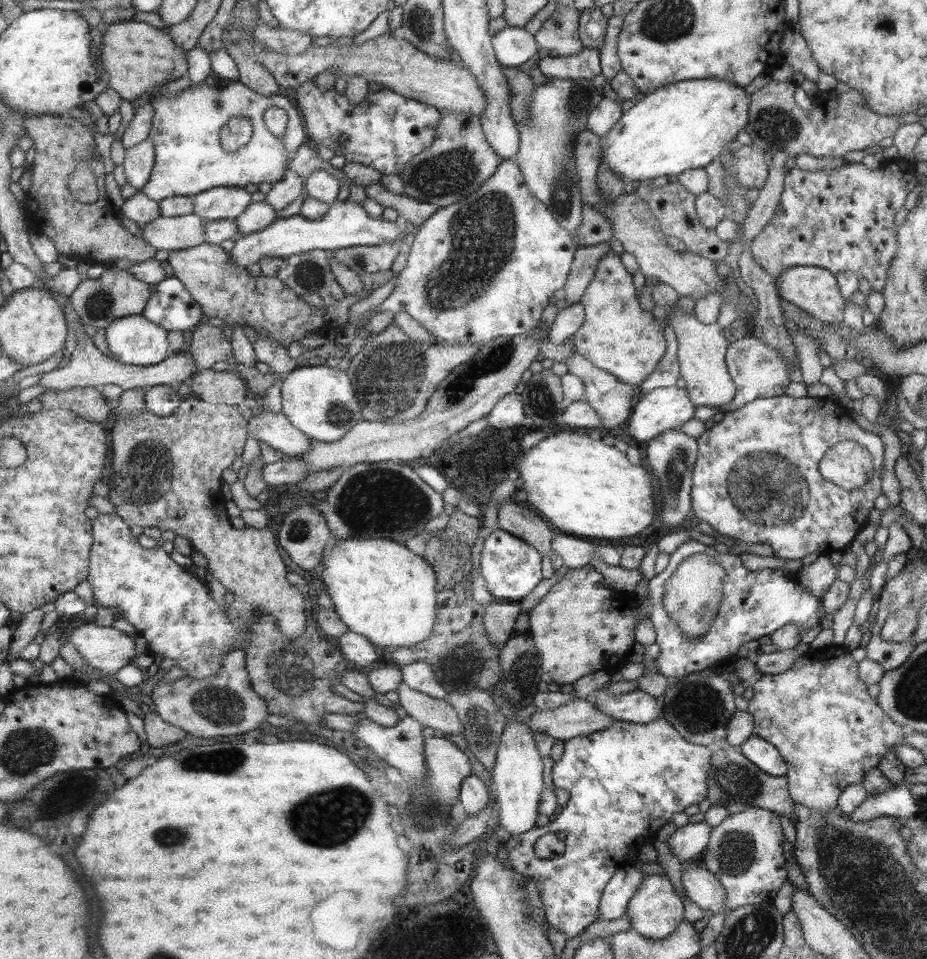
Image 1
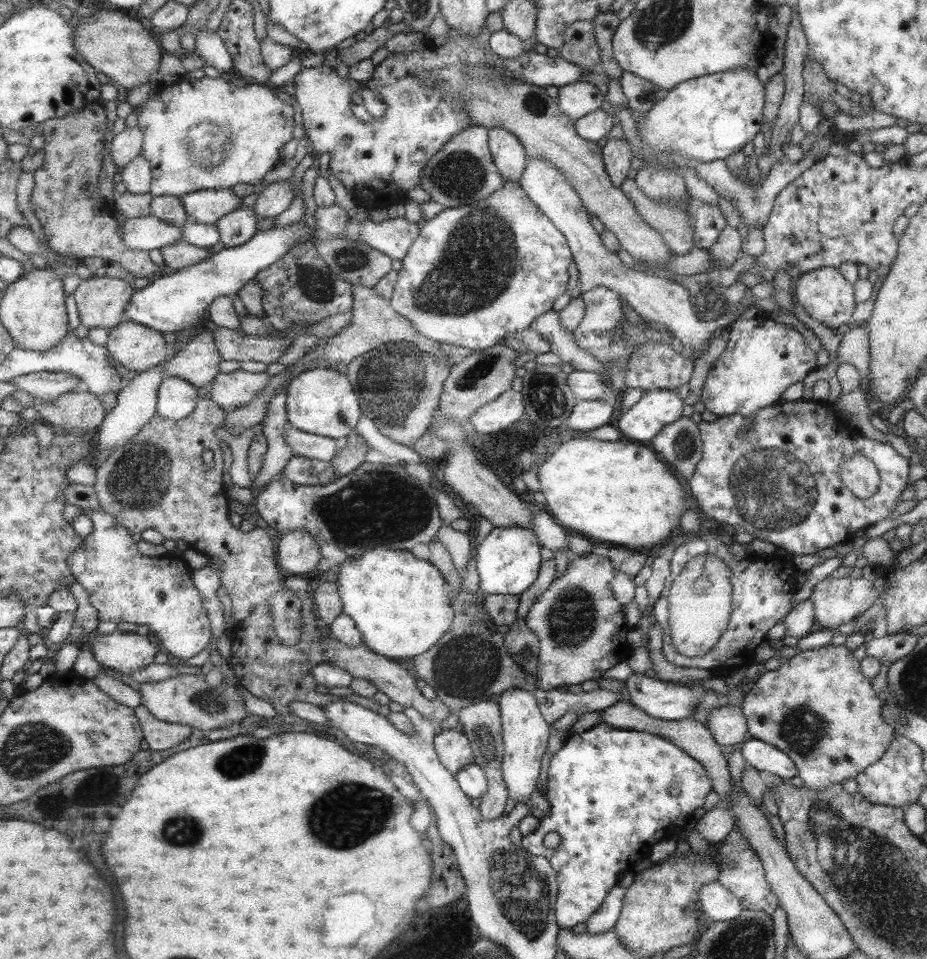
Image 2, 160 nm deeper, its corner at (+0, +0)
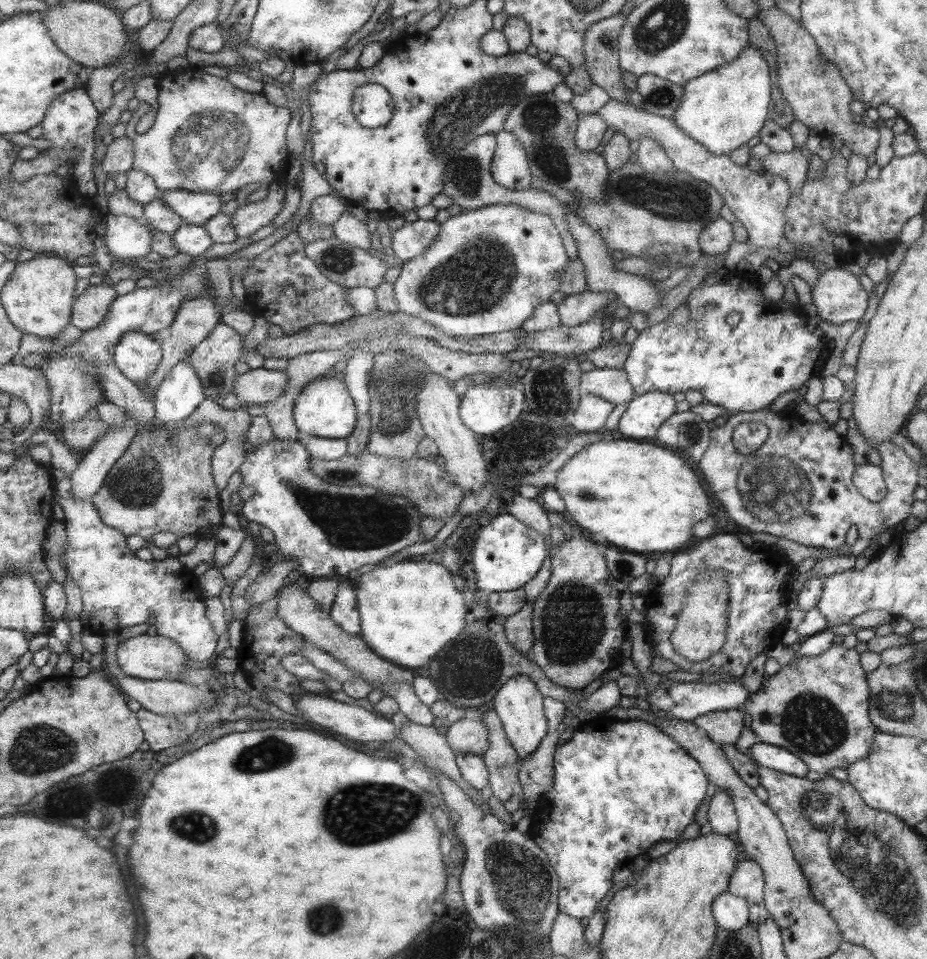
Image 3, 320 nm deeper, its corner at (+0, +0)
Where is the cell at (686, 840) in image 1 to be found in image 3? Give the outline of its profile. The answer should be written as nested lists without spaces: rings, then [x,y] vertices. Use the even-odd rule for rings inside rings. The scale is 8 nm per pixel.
[[[716,788],[707,804],[707,820],[715,834],[734,837],[738,827],[733,801],[725,789]]]

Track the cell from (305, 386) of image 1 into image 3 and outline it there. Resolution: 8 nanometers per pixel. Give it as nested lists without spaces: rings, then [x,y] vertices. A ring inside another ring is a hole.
[[[330,373],[310,380],[300,391],[293,407],[294,425],[302,438],[344,439],[356,426],[356,409],[341,375]]]

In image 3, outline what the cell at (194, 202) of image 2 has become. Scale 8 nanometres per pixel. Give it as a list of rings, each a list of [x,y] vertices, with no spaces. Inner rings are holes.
[[[166,190],[161,192],[163,203],[171,207],[184,224],[202,226],[209,218],[220,213],[219,194]]]

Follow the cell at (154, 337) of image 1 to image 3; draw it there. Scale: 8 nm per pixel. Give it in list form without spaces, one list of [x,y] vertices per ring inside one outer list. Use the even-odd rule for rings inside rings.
[[[143,332],[123,335],[115,350],[114,362],[133,382],[148,381],[160,369],[164,358],[162,343]]]

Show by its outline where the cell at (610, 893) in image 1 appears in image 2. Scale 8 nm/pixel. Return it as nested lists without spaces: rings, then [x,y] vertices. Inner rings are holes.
[[[619,883],[608,892],[600,908],[585,922],[587,933],[604,933],[614,928],[623,904],[624,890],[625,886]]]

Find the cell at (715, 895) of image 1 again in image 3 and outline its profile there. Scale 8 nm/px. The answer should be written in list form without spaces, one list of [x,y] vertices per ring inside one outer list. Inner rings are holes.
[[[725,892],[713,901],[712,915],[719,928],[739,930],[749,923],[748,904],[744,898]]]

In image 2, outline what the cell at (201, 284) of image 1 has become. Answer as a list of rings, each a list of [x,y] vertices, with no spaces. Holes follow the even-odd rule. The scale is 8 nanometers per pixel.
[[[185,239],[164,246],[160,252],[164,258],[165,274],[173,274],[177,269],[196,265],[211,255],[209,248],[191,246]]]

